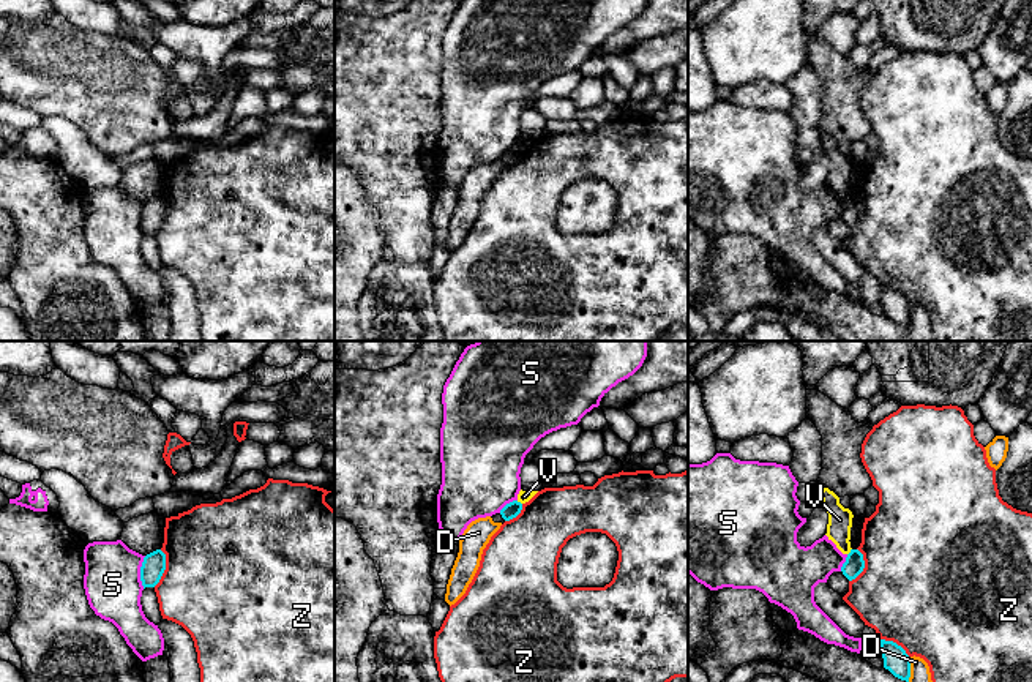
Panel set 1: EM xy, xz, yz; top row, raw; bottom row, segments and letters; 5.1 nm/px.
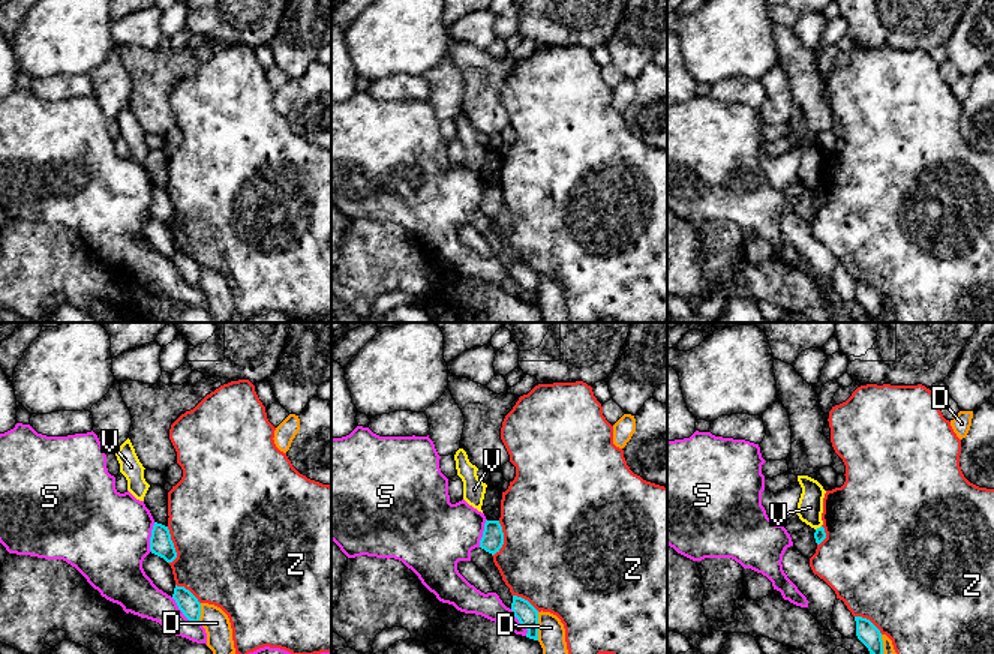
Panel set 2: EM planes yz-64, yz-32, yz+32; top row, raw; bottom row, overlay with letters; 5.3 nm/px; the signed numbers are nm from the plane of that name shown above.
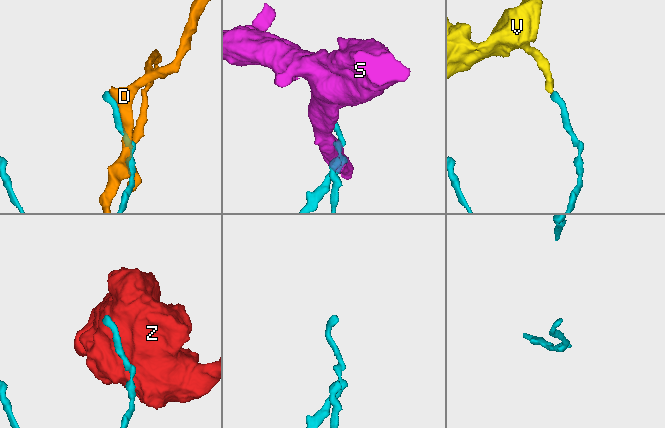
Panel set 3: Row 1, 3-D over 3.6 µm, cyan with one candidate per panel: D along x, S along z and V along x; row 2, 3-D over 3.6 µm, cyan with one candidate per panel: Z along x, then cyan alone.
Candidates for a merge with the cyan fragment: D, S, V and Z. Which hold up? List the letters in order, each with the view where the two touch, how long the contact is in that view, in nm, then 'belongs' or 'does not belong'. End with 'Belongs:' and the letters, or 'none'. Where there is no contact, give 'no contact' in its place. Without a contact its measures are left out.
D: yz | 140 nm | does not belong
S: xy | 170 nm | does not belong
V: yz | 40 nm | does not belong
Z: xy | 200 nm | does not belong
Belongs: none

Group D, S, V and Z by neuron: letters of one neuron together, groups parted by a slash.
D / S / V / Z

